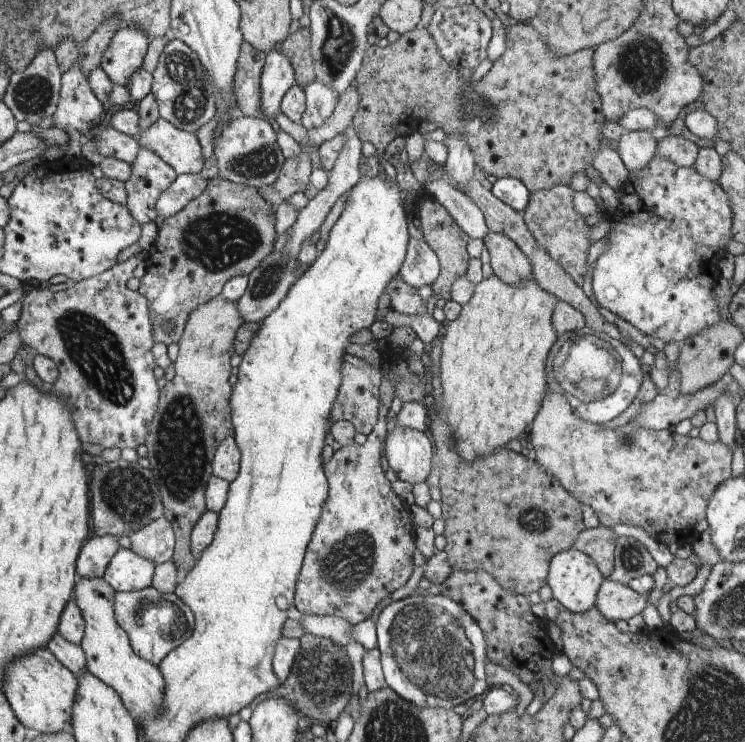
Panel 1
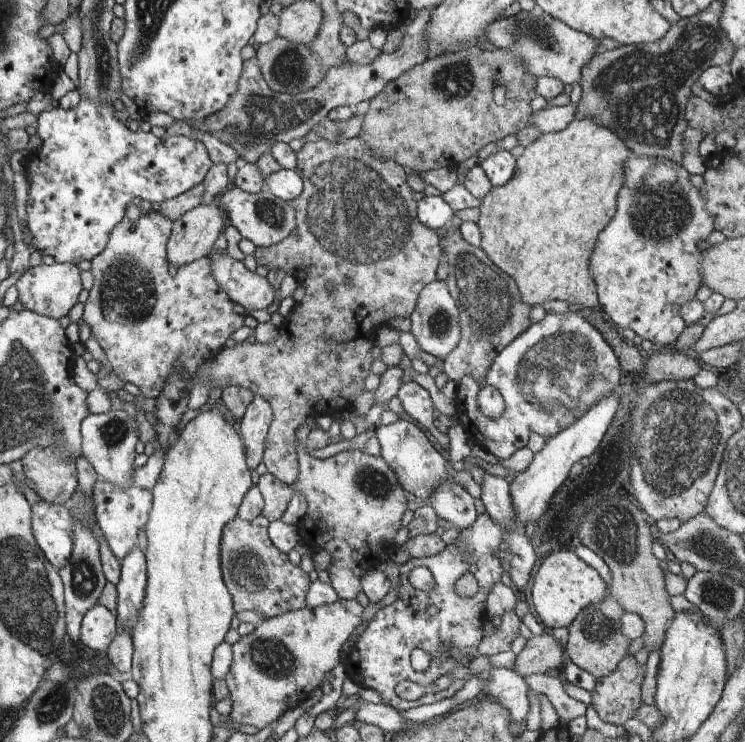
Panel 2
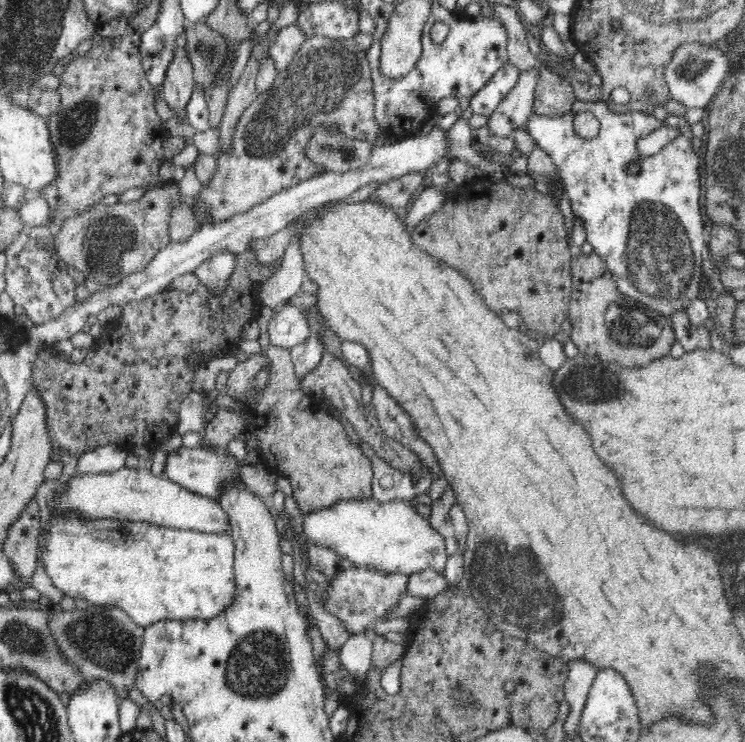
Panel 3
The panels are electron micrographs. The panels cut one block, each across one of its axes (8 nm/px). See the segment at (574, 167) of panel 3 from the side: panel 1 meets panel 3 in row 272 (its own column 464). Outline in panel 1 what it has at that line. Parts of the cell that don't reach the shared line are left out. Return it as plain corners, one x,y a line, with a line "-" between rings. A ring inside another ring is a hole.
415,595
386,606
377,621
377,647
388,687
418,708
452,709
486,690
486,636
460,602
440,595

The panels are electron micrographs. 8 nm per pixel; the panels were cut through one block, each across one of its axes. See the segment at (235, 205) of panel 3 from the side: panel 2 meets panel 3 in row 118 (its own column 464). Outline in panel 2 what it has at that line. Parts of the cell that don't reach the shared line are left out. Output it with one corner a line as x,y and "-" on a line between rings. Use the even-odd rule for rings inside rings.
450,228
444,239
445,257
452,273
446,284
453,289
459,308
461,337
458,348
443,360
443,372
457,383
464,376
483,381
503,348
531,326
530,310
520,296
516,280
505,273
480,246
468,244
459,229

